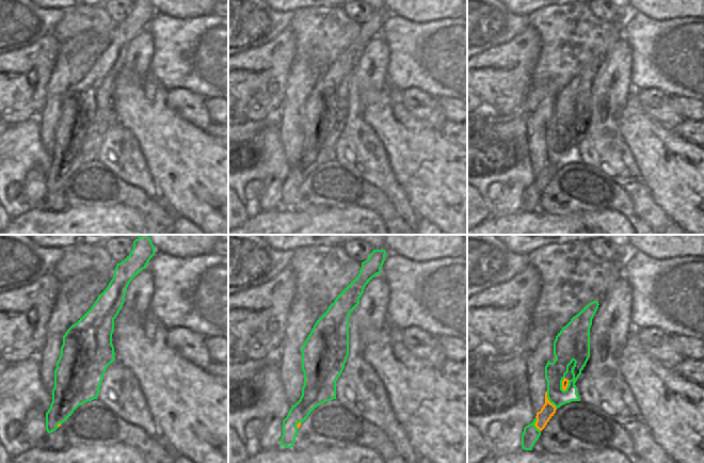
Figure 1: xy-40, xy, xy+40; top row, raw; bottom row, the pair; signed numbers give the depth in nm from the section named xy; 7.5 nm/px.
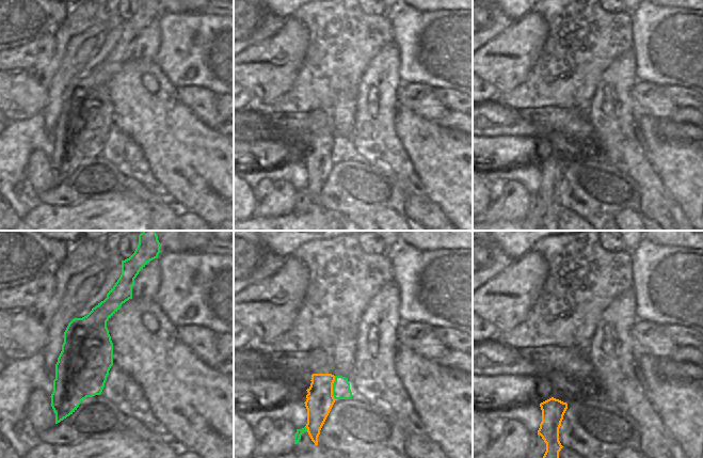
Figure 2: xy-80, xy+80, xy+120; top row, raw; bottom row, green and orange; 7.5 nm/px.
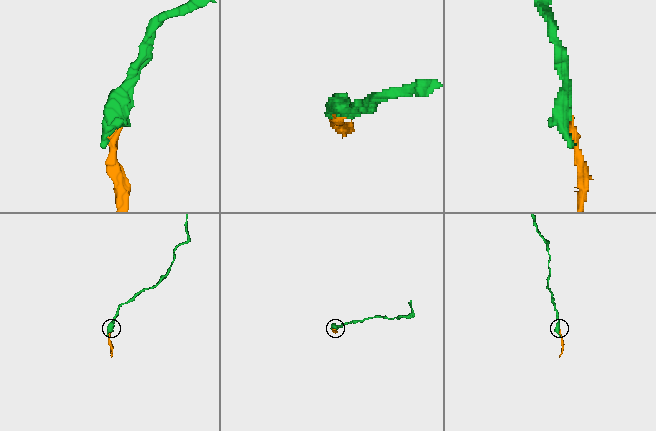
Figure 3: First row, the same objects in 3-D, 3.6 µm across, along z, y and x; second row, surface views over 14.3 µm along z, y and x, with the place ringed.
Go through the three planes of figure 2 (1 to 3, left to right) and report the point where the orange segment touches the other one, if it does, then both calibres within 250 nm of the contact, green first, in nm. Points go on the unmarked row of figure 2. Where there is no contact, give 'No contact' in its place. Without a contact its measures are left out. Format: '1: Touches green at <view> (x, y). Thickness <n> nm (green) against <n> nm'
1: No contact
2: Touches green at xy+80 (333, 148). Thickness 130 nm (green) against 200 nm
3: No contact

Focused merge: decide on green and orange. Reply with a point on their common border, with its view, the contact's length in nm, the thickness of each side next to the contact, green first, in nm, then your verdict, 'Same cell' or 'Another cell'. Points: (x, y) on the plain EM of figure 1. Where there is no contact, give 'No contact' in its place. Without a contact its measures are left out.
Touches green at xy+40 (548, 160). Shared border 160 nm. Thickness 160 nm (green) against 100 nm. Same cell

